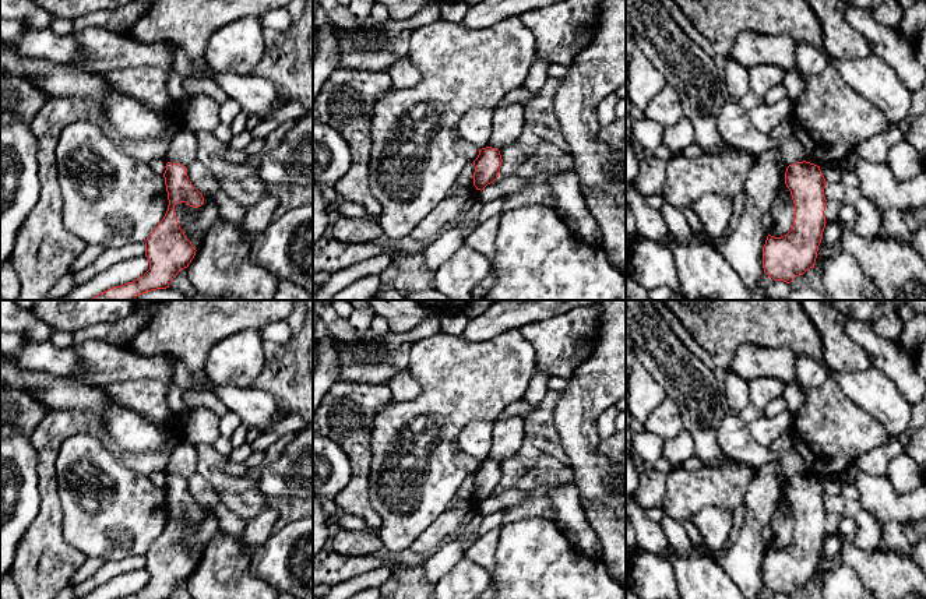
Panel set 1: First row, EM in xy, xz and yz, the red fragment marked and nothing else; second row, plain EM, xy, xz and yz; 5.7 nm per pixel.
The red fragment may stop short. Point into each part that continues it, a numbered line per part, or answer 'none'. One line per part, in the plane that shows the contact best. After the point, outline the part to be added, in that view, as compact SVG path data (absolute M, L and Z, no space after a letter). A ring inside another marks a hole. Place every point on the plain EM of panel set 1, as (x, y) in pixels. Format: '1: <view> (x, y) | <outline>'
none

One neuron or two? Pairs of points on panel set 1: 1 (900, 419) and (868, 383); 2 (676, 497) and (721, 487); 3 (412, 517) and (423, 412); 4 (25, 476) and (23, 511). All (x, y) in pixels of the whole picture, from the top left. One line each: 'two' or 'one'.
1: one
2: one
3: one
4: one

